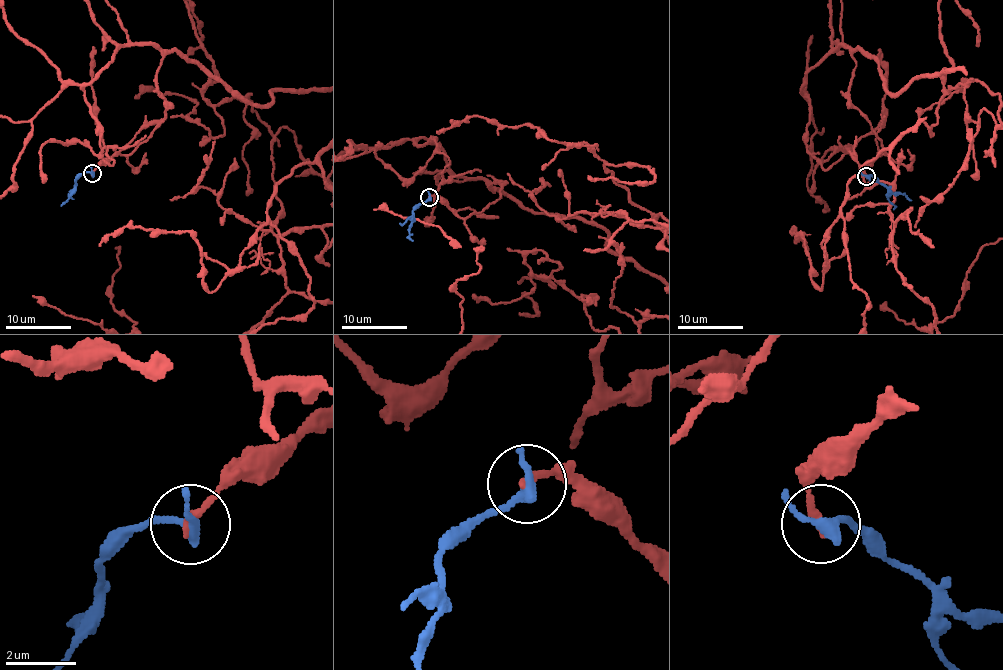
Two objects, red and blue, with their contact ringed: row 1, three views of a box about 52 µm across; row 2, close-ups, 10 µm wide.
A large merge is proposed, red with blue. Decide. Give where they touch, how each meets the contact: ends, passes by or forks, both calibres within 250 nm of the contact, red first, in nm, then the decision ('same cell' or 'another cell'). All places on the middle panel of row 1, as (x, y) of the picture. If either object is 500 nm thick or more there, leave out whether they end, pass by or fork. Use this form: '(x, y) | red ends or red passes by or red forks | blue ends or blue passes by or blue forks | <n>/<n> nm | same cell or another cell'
(429, 197) | red ends | blue passes by | 240/280 nm | another cell

